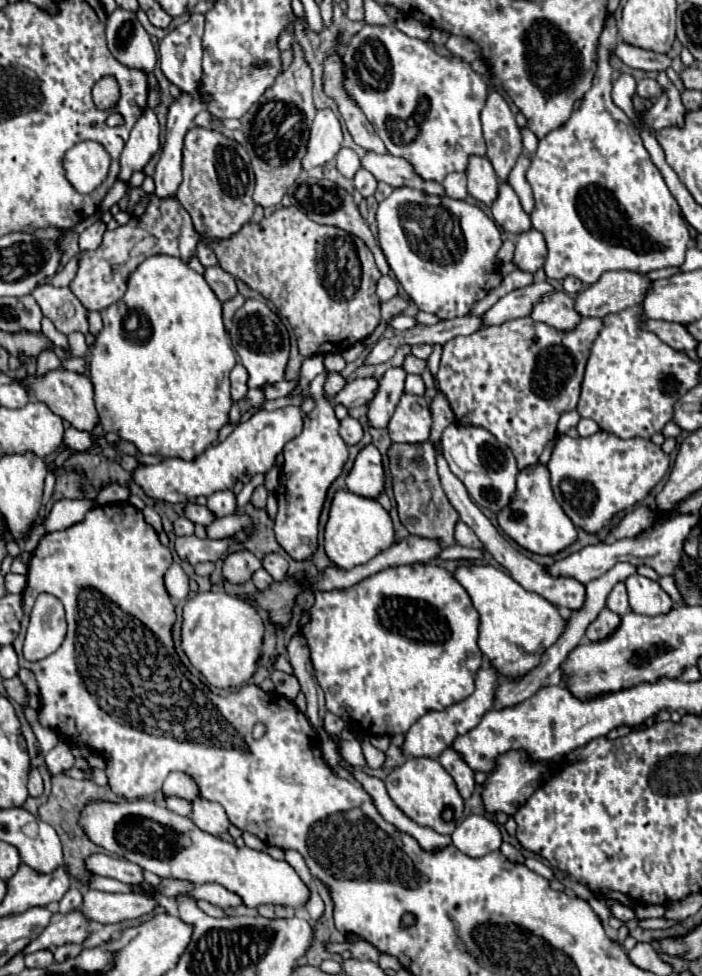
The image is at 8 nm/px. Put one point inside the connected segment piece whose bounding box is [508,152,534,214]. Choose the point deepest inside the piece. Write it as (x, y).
(517, 178)

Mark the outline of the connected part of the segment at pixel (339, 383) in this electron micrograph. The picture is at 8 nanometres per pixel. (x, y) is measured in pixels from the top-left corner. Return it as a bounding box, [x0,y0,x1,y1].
[324,372,346,402]

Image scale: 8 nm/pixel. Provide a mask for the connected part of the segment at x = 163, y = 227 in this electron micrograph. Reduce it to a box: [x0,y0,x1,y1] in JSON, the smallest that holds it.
[70,194,200,310]

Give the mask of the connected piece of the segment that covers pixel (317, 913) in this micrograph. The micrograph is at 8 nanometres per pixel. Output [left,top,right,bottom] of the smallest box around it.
[306,888,324,922]

